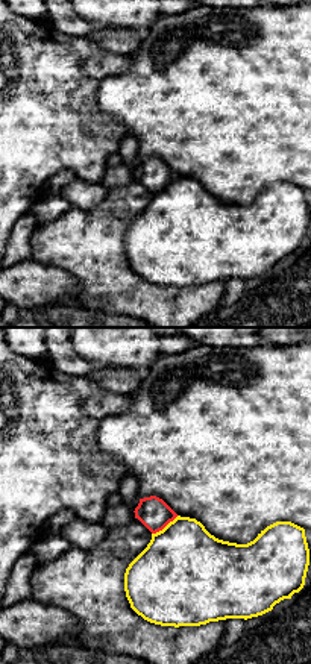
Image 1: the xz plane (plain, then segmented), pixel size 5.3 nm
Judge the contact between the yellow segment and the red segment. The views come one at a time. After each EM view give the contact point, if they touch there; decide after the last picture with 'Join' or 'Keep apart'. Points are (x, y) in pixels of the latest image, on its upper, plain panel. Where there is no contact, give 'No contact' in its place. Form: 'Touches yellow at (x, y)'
Touches yellow at (166, 187)

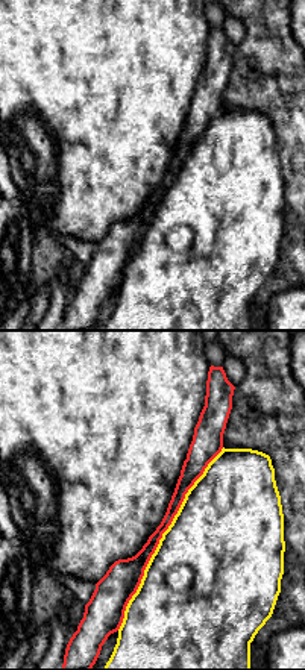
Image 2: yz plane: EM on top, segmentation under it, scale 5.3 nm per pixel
Touches yellow at (161, 199)

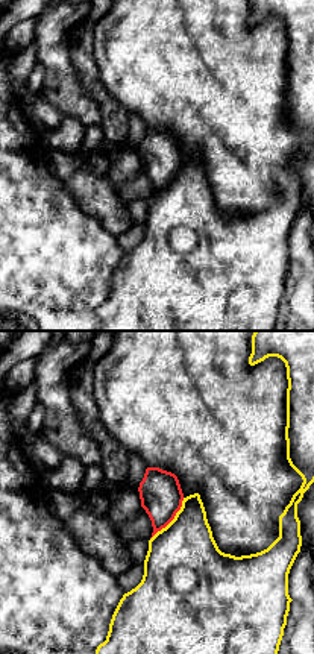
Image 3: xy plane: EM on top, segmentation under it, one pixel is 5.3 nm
Touches yellow at (173, 179)

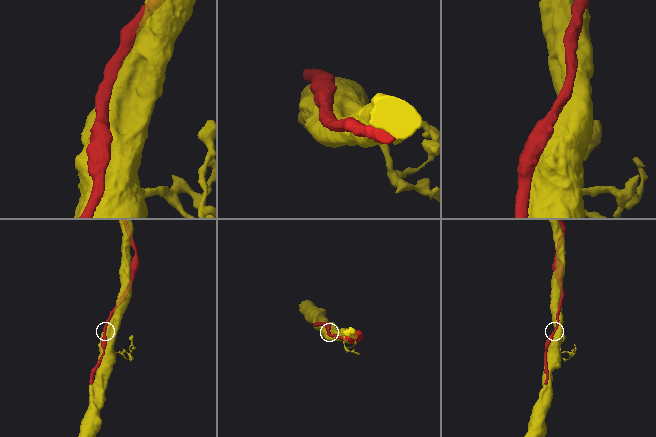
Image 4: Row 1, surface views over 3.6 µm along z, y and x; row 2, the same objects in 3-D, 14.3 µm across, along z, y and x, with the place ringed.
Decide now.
Join

